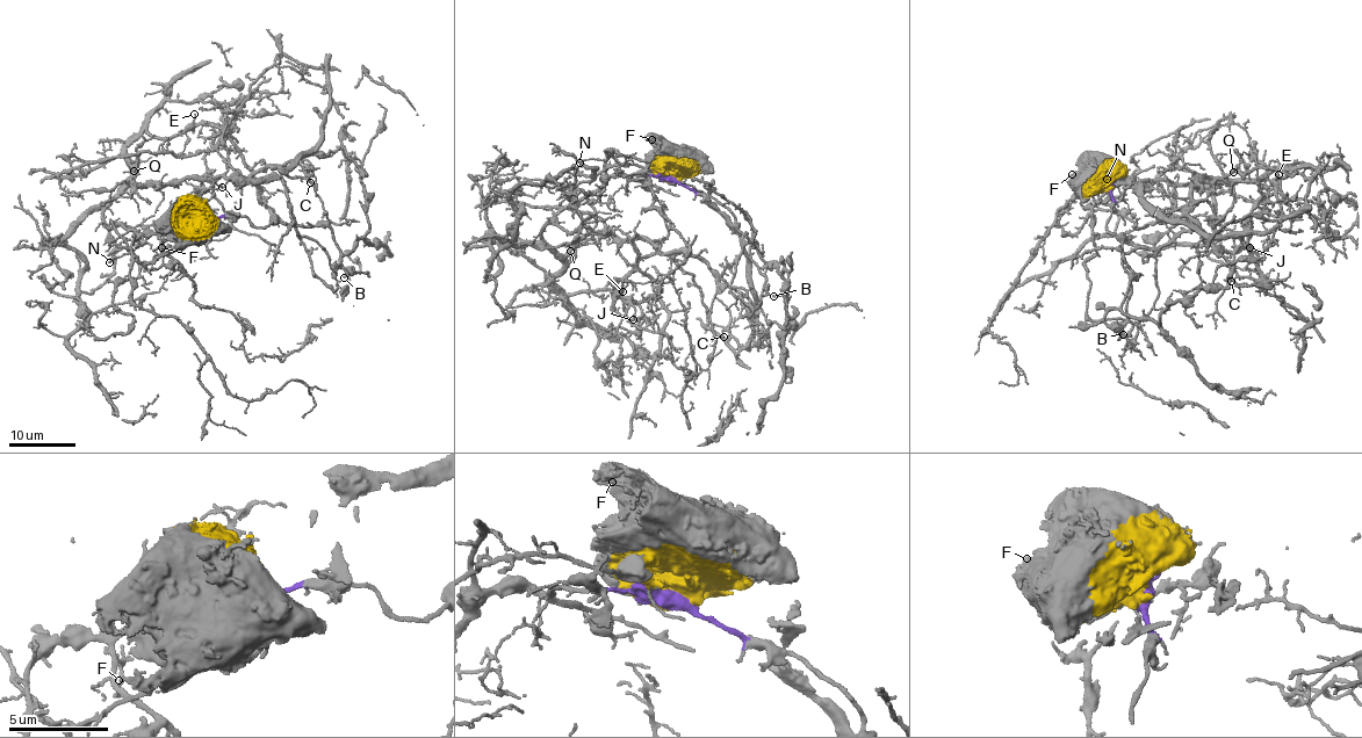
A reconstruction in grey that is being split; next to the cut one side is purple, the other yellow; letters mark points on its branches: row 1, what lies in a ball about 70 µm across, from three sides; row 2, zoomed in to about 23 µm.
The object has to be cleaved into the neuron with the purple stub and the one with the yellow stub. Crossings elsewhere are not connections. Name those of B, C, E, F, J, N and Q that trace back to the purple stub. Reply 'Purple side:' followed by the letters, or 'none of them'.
Purple side: B

